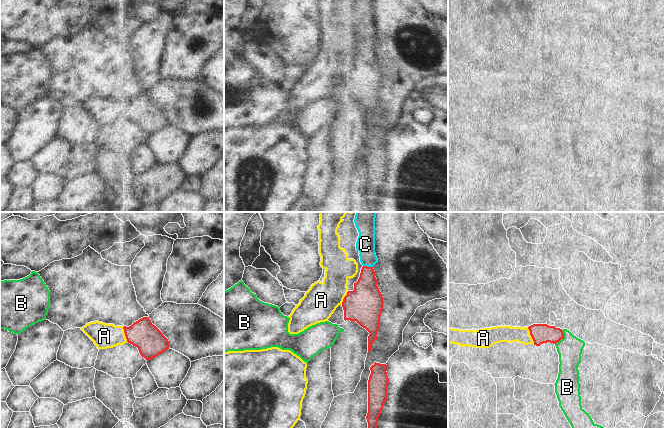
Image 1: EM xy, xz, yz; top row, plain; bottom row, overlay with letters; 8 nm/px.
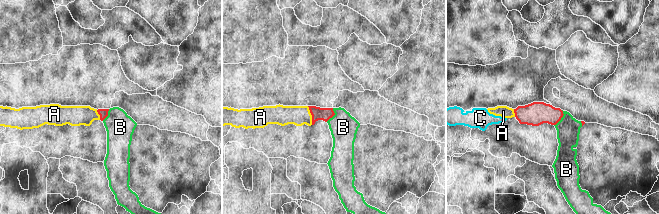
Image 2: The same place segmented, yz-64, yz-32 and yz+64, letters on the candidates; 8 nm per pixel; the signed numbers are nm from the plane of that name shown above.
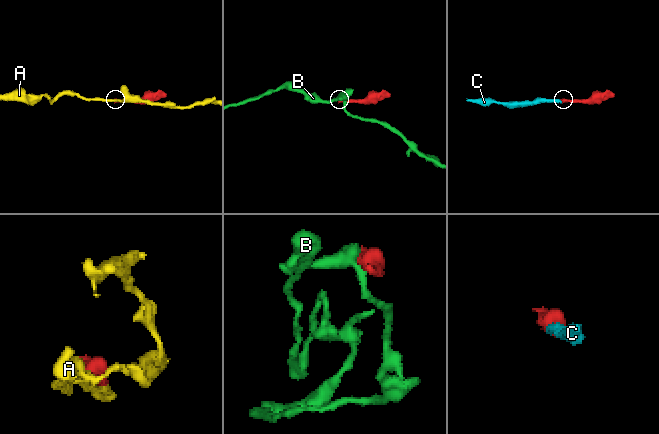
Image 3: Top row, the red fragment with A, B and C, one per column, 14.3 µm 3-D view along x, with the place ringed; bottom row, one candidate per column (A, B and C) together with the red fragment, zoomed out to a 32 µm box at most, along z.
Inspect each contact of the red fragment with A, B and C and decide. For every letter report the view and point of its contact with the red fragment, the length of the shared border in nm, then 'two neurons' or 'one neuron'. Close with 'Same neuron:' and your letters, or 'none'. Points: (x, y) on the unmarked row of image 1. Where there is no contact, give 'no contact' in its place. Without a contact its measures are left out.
A: yz (530, 110) | 150 nm | two neurons
B: yz (562, 114) | 130 nm | two neurons
C: xz (368, 43) | 80 nm | one neuron
Same neuron: C

